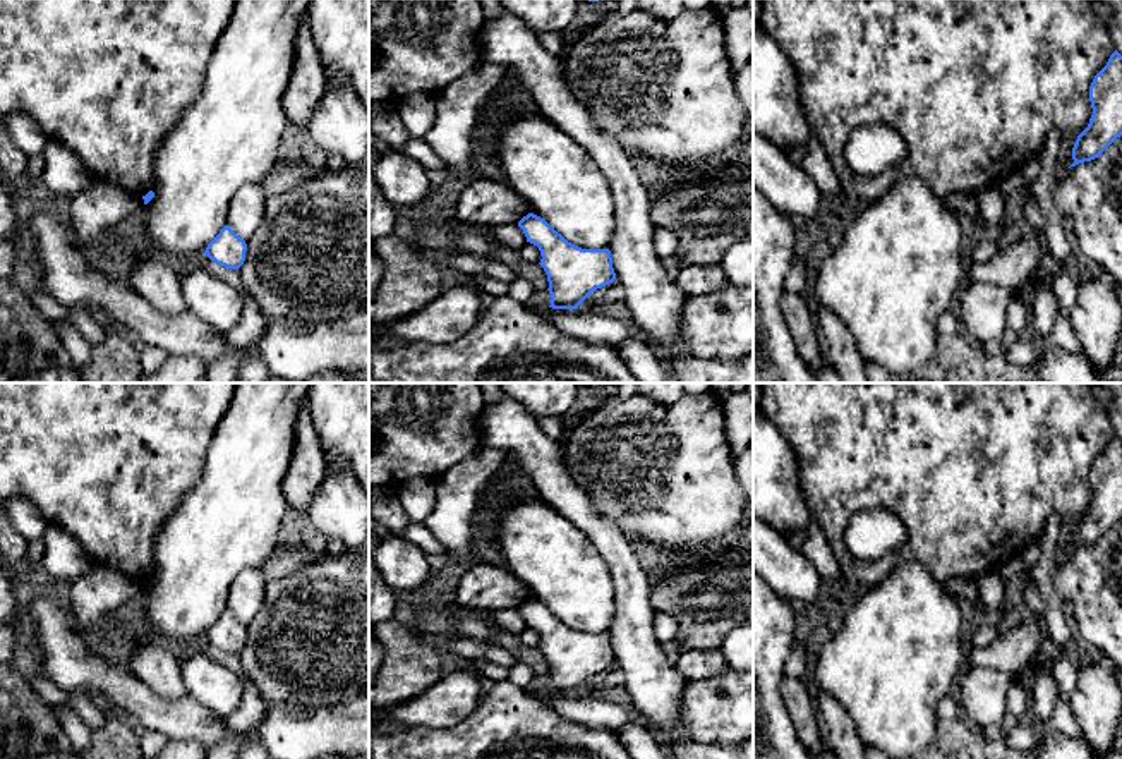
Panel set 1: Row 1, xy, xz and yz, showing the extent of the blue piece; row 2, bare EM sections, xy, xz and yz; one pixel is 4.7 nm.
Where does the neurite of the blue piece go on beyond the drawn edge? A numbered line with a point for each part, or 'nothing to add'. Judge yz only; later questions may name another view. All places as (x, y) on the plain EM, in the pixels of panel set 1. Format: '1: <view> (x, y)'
nothing to add

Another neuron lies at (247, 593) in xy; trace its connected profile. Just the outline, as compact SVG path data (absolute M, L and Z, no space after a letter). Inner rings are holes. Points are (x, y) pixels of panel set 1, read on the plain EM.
M261 568L244 570L228 591L226 610L244 625L252 622L266 599L266 580Z

